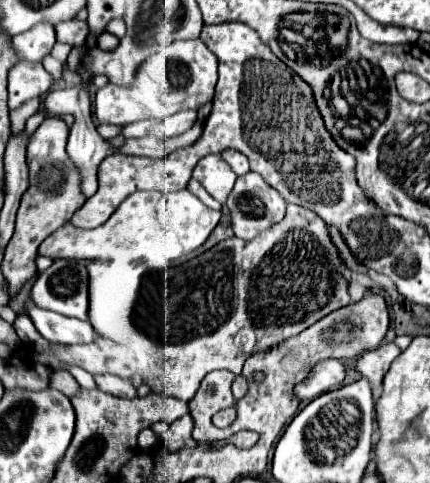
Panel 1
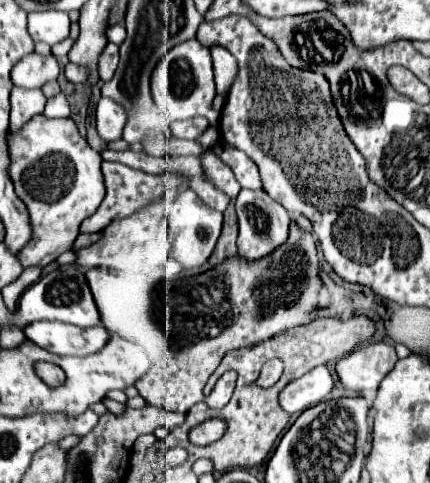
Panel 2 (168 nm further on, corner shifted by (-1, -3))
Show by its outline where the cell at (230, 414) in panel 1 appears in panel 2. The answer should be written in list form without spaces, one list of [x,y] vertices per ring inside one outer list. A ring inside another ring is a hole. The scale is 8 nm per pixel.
[[[296,223],[290,225],[288,239],[266,257],[250,261],[240,255],[234,255],[226,257],[216,267],[188,279],[160,281],[154,287],[152,315],[154,321],[160,325],[162,333],[166,335],[170,347],[170,363],[154,365],[144,377],[140,377],[138,393],[152,405],[168,407],[170,411],[188,411],[202,399],[202,389],[208,377],[218,369],[220,361],[228,351],[254,347],[260,341],[268,341],[278,333],[314,321],[322,311],[318,303],[322,287],[324,283],[320,279],[320,261],[316,255],[316,243],[312,239],[312,233],[300,229]]]

